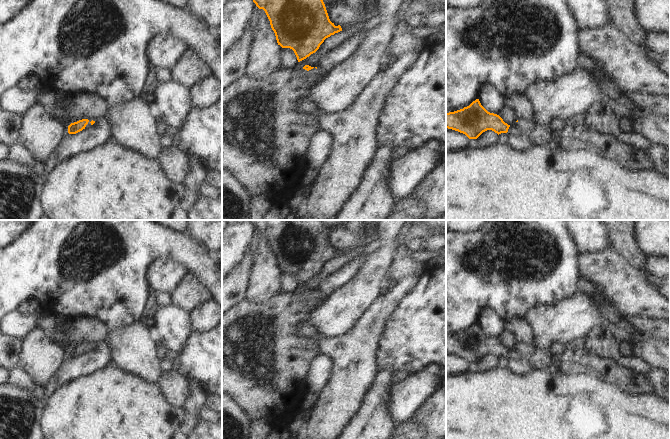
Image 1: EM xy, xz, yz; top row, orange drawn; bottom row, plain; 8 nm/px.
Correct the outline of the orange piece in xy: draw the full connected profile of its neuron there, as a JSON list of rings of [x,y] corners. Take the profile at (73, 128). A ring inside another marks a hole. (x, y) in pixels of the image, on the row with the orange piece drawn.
[[[82,119],[77,122],[71,123],[68,126],[68,133],[76,134],[76,133],[82,131],[83,129],[90,127],[94,123],[95,123],[95,121],[93,121],[92,119]]]

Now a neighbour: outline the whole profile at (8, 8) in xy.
[[[0,0],[0,26],[11,20],[31,0]]]

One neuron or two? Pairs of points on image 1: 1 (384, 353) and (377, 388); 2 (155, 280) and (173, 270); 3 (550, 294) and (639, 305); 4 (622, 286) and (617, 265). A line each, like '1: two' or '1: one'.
1: two
2: one
3: two
4: one

